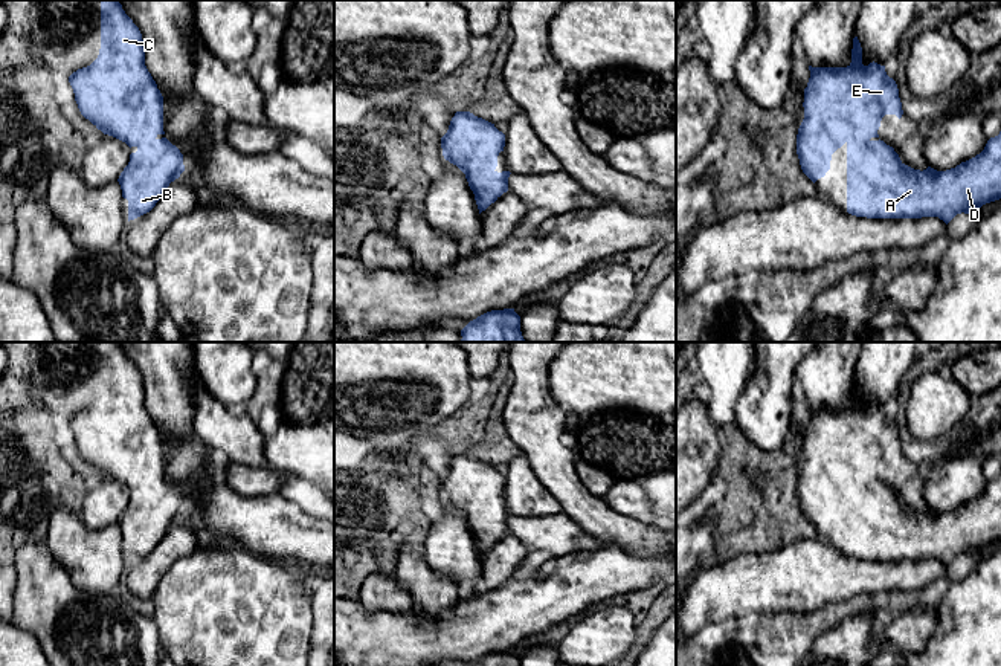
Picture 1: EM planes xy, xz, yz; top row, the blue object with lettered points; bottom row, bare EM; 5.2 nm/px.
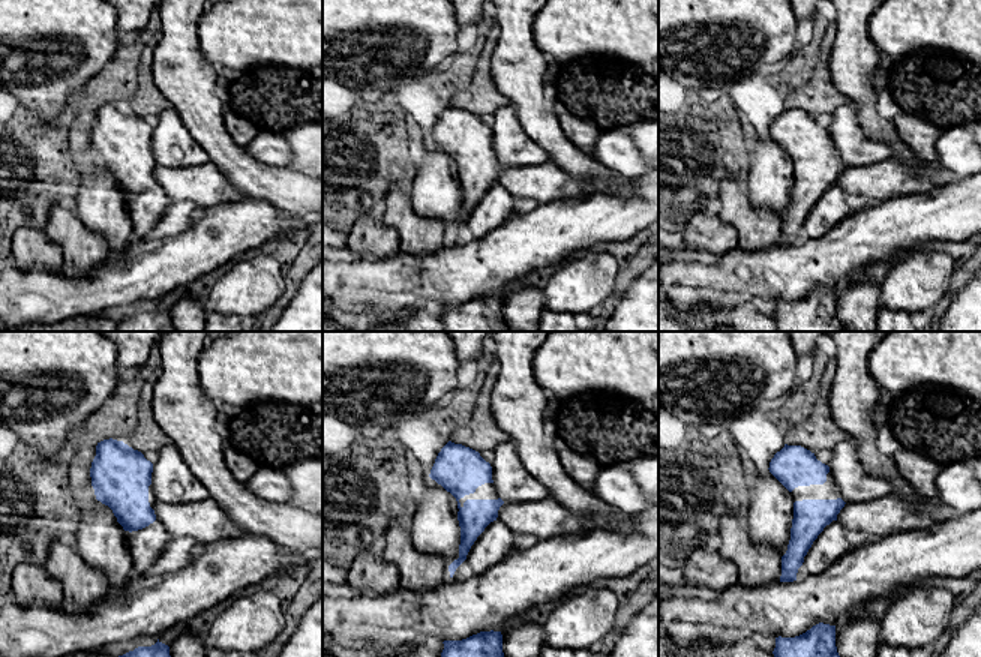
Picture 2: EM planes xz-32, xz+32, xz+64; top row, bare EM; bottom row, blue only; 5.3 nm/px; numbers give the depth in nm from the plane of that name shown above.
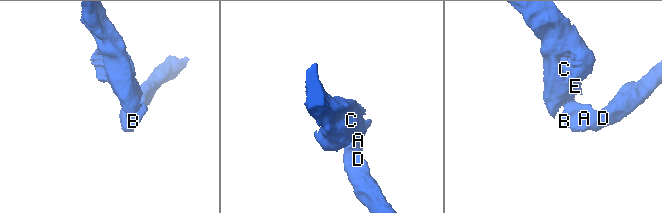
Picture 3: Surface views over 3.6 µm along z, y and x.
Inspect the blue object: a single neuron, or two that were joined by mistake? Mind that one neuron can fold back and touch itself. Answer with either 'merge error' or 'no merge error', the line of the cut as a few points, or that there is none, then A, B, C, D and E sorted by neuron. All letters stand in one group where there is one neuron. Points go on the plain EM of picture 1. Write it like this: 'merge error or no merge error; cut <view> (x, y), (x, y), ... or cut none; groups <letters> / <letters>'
no merge error; cut none; groups A B C D E

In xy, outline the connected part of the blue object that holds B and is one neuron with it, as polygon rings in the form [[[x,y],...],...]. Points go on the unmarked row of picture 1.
[[[101,342],[99,397],[90,408],[73,414],[69,425],[85,461],[104,477],[137,490],[117,524],[128,542],[128,564],[150,554],[185,513],[183,496],[163,478],[163,438],[145,408],[142,376],[117,342]]]

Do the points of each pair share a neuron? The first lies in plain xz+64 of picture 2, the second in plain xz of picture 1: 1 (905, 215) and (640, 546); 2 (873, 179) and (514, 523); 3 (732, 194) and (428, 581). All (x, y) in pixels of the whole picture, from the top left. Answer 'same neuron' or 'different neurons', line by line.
1: different neurons
2: same neuron
3: same neuron

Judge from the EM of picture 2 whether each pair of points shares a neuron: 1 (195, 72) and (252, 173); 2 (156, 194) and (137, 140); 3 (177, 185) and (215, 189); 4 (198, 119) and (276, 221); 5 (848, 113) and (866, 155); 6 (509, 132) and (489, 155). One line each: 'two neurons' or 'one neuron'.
1: one neuron
2: one neuron
3: one neuron
4: two neurons
5: one neuron
6: two neurons

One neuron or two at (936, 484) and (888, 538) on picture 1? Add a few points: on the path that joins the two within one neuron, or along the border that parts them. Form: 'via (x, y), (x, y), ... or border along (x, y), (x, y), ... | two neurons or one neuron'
border along (920, 489), (937, 512), (960, 506) | two neurons

